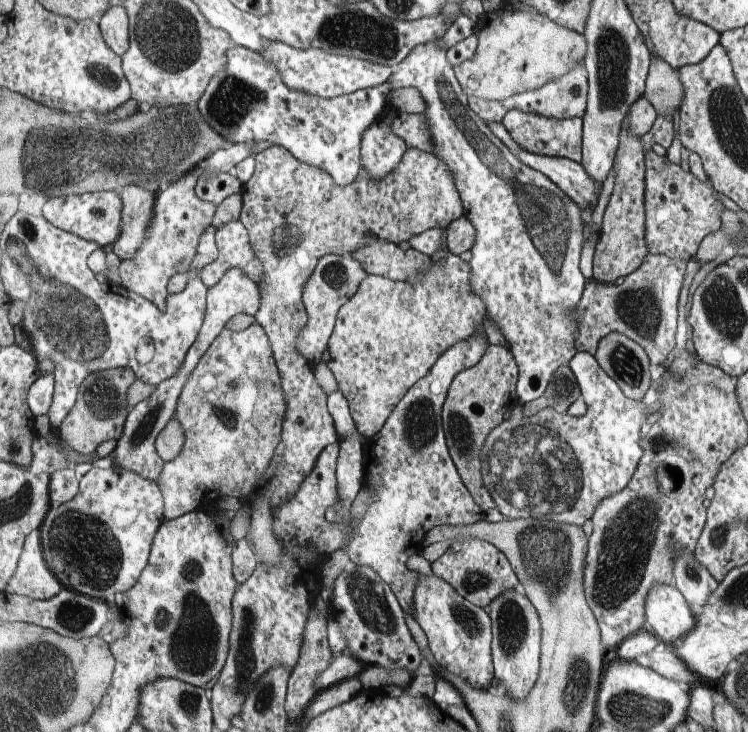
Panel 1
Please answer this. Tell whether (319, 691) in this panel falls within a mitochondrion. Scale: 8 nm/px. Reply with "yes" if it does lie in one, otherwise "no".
no

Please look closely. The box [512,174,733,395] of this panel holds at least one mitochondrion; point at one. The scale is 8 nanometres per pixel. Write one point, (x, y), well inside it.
(639, 308)

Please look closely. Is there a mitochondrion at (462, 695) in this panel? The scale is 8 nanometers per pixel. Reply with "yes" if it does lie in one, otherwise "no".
no

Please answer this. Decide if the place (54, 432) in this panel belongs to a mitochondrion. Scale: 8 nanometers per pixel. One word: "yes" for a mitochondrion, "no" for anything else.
no

